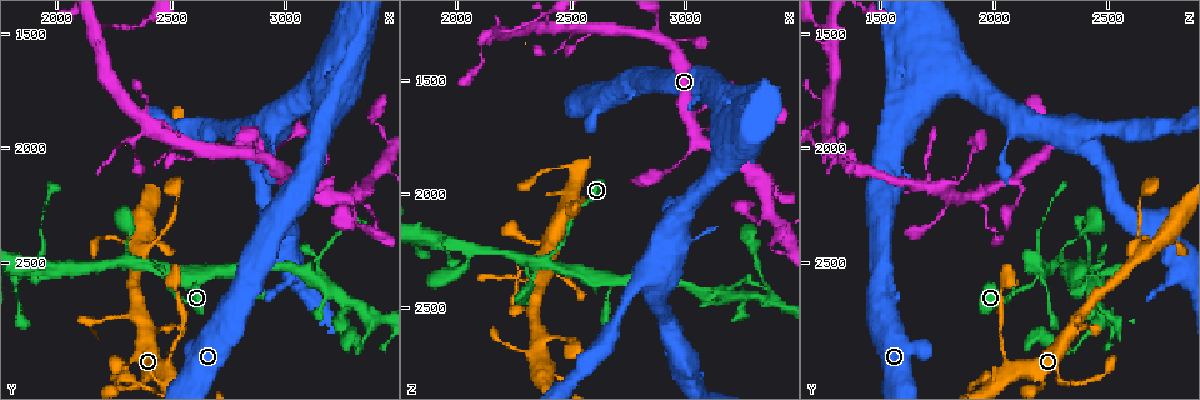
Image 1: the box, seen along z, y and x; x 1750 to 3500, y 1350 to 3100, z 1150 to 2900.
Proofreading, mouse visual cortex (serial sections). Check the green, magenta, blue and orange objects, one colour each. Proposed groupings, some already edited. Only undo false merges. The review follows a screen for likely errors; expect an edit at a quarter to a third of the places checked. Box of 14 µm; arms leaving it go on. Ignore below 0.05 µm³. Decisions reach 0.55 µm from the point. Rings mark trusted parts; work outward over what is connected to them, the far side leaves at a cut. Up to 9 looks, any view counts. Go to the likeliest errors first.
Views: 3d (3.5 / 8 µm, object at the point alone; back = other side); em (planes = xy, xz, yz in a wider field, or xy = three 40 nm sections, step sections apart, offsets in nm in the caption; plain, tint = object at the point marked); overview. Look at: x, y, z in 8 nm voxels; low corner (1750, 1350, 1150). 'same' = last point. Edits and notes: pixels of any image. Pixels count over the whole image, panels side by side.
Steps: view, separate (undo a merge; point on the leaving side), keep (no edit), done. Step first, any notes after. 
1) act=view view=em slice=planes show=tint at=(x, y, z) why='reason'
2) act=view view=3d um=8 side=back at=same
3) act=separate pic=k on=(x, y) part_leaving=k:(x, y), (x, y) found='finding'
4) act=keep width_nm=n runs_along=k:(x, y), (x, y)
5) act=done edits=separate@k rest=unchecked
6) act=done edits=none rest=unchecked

act=view view=3d um=3.5 at=(2410, 2500, 2270)

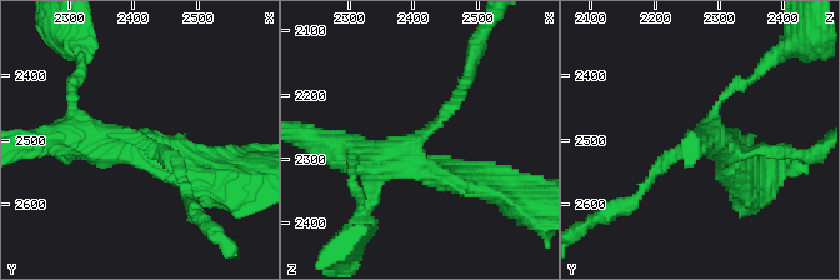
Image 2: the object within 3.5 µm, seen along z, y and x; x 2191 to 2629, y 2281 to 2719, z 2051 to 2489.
act=view view=em slice=xy step=5 show=tint at=(2400, 2495, 2275)

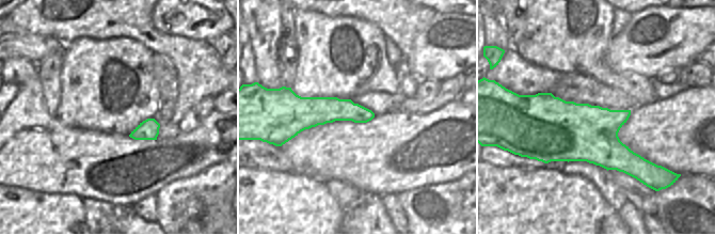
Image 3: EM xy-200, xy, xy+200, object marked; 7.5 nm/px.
act=keep runs_along=3:(287, 107), (370, 115) found='one cell here'

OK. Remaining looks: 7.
act=view view=3d um=3.5 side=back at=(3080, 2530, 2440) why='four-way junction'

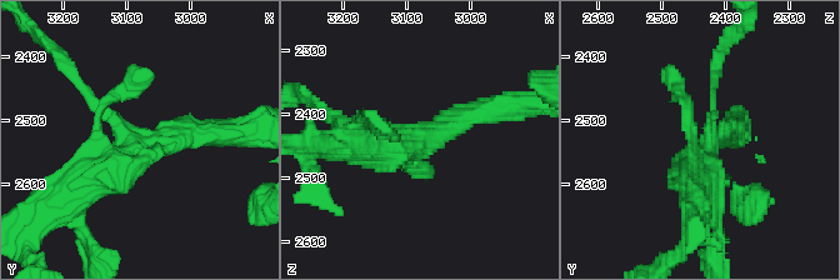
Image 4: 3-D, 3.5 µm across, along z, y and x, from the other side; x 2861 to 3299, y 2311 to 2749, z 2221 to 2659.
act=view view=em slice=planes show=tint at=(3080, 2540, 2430) arms=4 arm_widths_nm=100,150,300,500 why='now the EM'

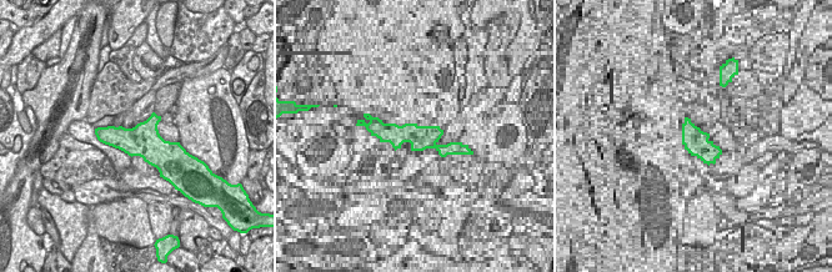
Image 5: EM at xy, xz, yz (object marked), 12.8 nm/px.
act=keep width_nm=420 runs_along=4:(216, 131), (144, 143), (71, 193) found='all the same cell'

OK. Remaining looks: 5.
act=view view=3d um=3.5 at=(1910, 2500, 2200)

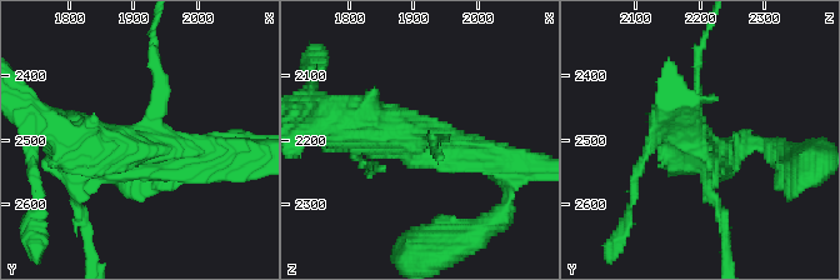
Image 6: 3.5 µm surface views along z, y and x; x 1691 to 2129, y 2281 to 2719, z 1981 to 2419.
act=view view=em slice=xy step=1 show=tint at=(1915, 2515, 2200) arms=3 arm_widths_nm=150,400,600

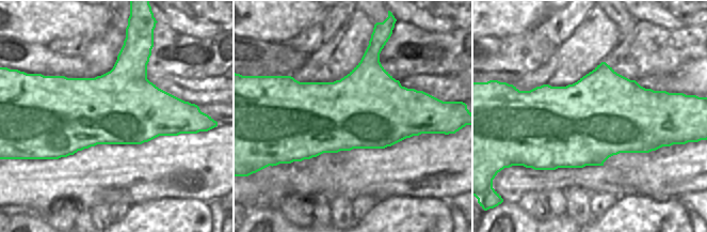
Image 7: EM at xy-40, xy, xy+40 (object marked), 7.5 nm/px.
act=view view=em slice=xy step=5 show=tint at=same why='cut it another way'

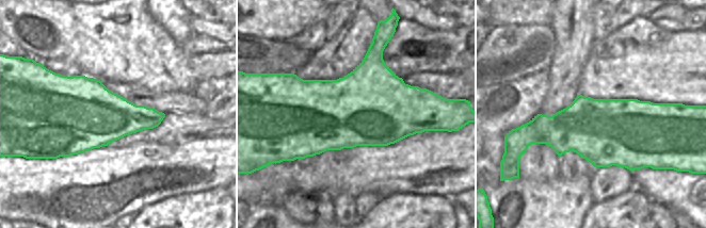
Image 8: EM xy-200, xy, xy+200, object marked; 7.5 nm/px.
act=keep runs_along=6:(500, 164), (391, 129), (350, 141) found='all the same cell'

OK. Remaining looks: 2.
act=view view=3d um=8 at=(2420, 1890, 1270) why='narrows sharply'

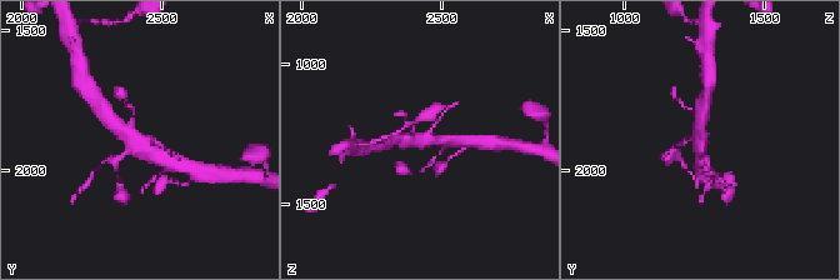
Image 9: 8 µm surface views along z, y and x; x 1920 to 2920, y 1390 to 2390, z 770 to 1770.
act=view view=em slice=xy step=2 show=tint at=(2430, 1910, 1270) why='now the EM'

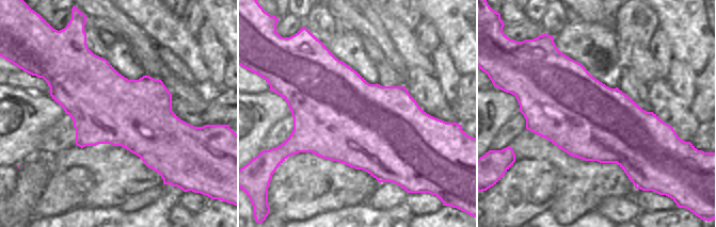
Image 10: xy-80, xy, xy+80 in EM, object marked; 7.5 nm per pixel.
act=keep runs_along=9:(173, 164), (110, 120) found='continuous, no second cell'

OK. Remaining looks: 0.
act=done edits=none rest=unchecked

